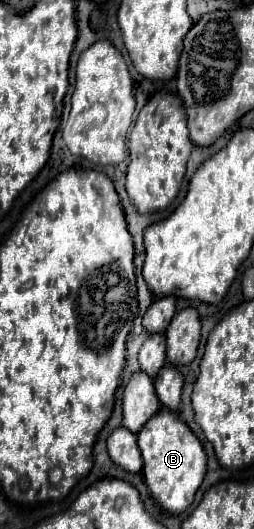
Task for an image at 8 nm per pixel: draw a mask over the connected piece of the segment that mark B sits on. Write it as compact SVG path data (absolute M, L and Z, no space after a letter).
M161 407L161 411L157 411L157 415L153 415L137 433L137 445L143 455L143 479L153 499L169 513L185 511L193 503L207 467L203 445L195 433L179 419L177 413Z

